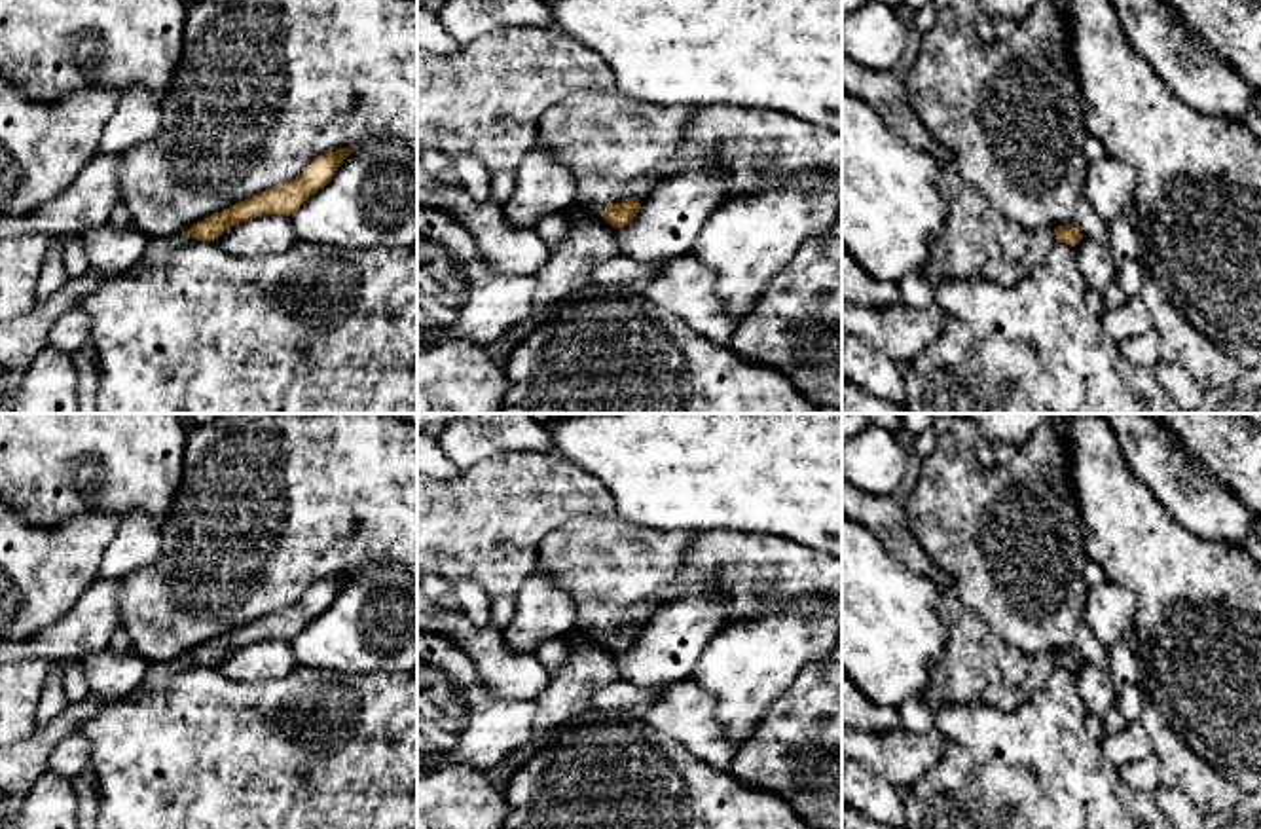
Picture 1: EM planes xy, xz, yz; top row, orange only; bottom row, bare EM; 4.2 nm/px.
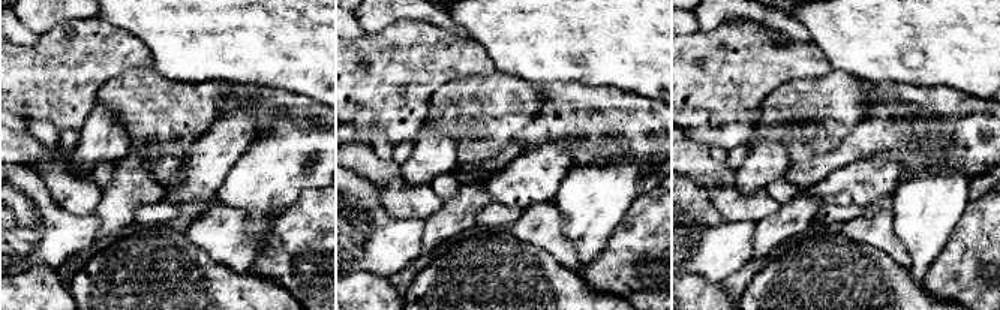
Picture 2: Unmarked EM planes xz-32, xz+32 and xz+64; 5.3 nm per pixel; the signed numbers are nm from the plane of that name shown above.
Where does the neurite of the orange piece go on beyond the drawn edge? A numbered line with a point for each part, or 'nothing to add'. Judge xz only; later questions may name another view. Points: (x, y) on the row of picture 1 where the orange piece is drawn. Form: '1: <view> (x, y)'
nothing to add

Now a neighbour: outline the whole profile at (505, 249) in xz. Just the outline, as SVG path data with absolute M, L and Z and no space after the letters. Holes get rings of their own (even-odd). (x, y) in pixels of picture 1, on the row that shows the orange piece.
M438 188L423 207L461 222L472 233L482 260L495 271L537 275L550 256L535 230L512 228L491 199L478 203L465 190Z

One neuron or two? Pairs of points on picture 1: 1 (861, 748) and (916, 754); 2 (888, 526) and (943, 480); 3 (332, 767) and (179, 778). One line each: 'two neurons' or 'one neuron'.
1: one neuron
2: two neurons
3: one neuron

